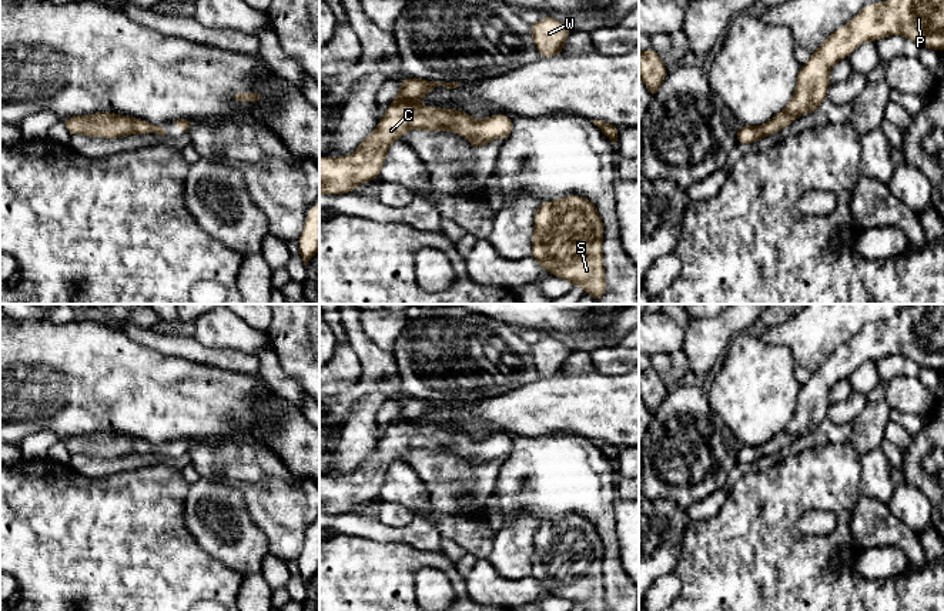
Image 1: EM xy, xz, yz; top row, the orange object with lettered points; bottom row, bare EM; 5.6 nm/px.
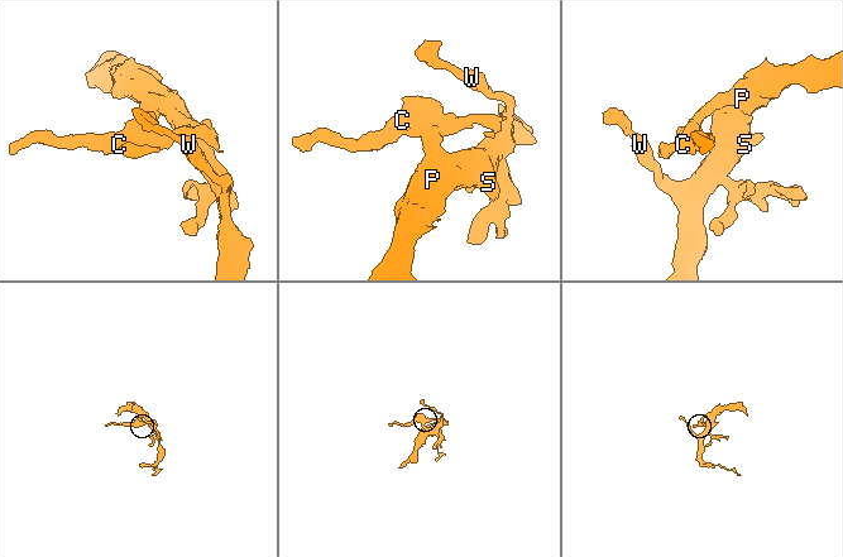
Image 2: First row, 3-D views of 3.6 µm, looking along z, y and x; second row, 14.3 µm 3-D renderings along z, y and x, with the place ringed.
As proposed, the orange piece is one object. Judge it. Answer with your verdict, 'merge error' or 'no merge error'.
no merge error

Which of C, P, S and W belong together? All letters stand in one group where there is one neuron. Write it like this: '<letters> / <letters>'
C P S W

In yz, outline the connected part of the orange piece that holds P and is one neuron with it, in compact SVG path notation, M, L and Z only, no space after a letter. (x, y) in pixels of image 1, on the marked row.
M887 0L867 4L861 13L828 36L800 67L794 94L784 110L757 127L739 124L737 144L756 143L783 130L801 114L819 111L827 99L831 67L848 57L861 43L896 34L915 41L920 47L943 51L944 0Z

